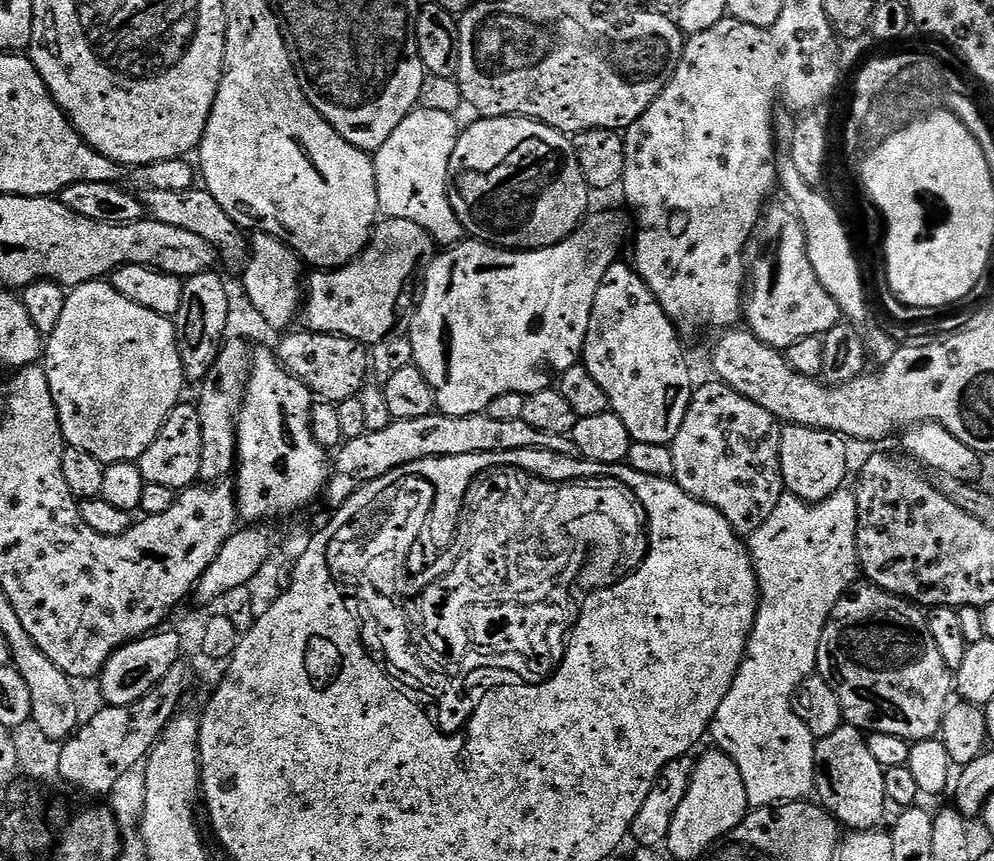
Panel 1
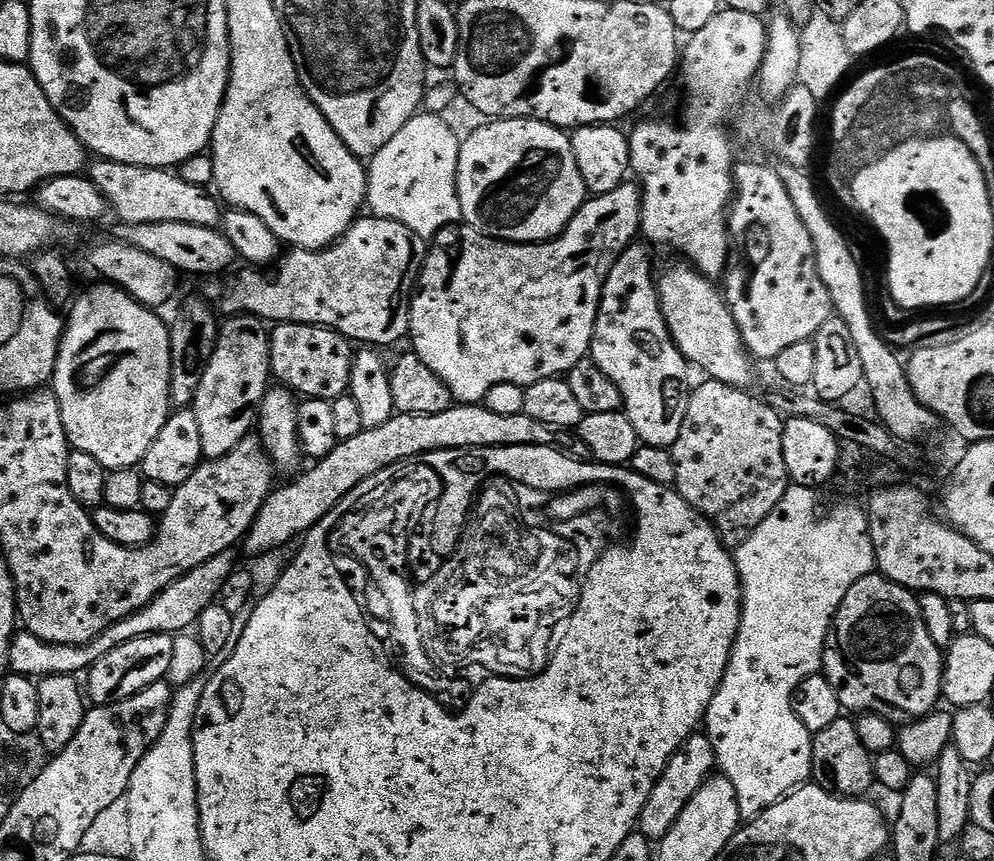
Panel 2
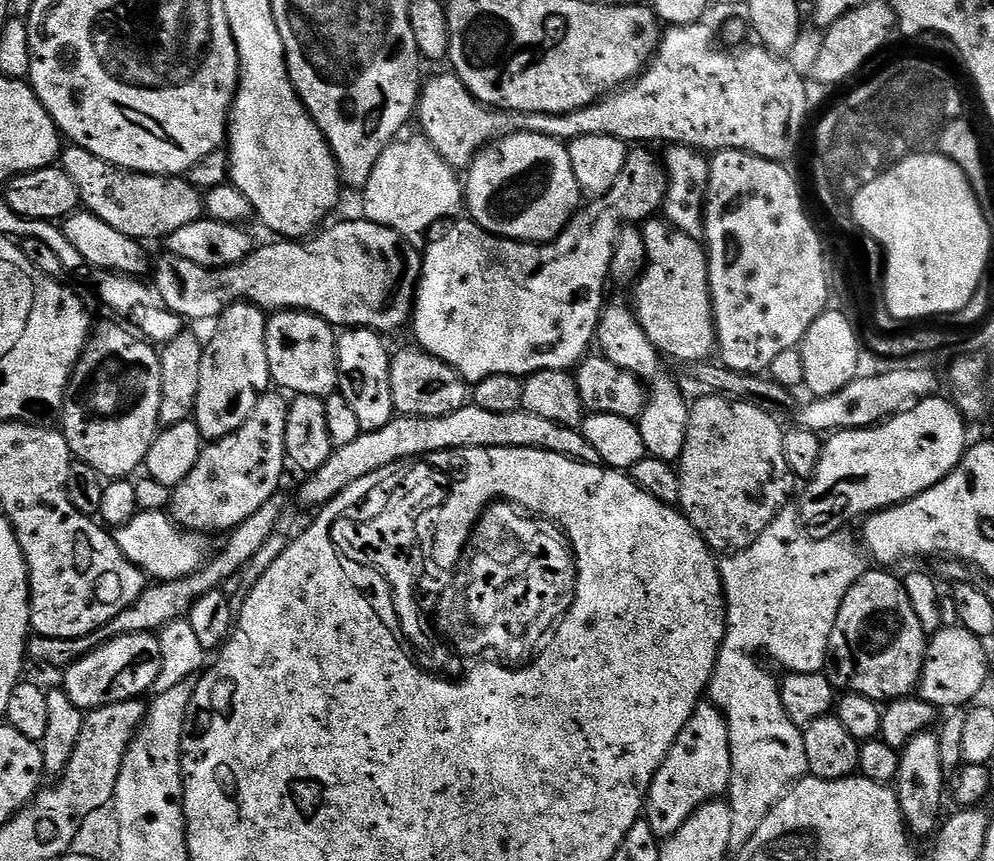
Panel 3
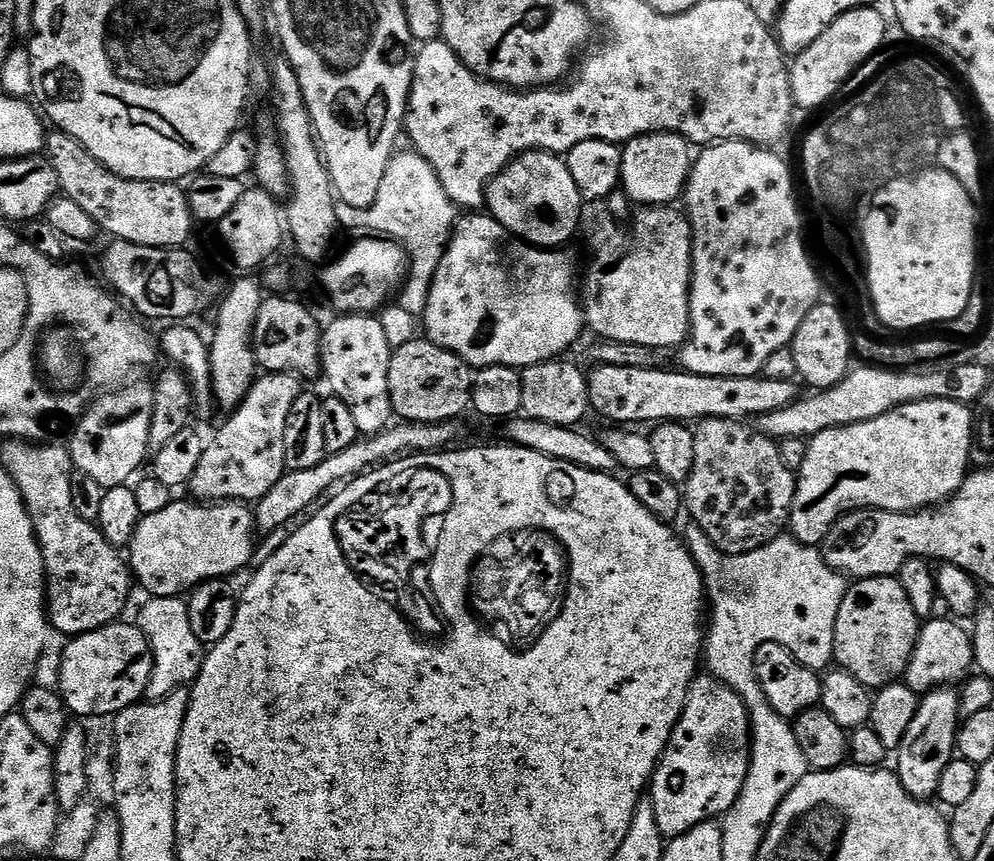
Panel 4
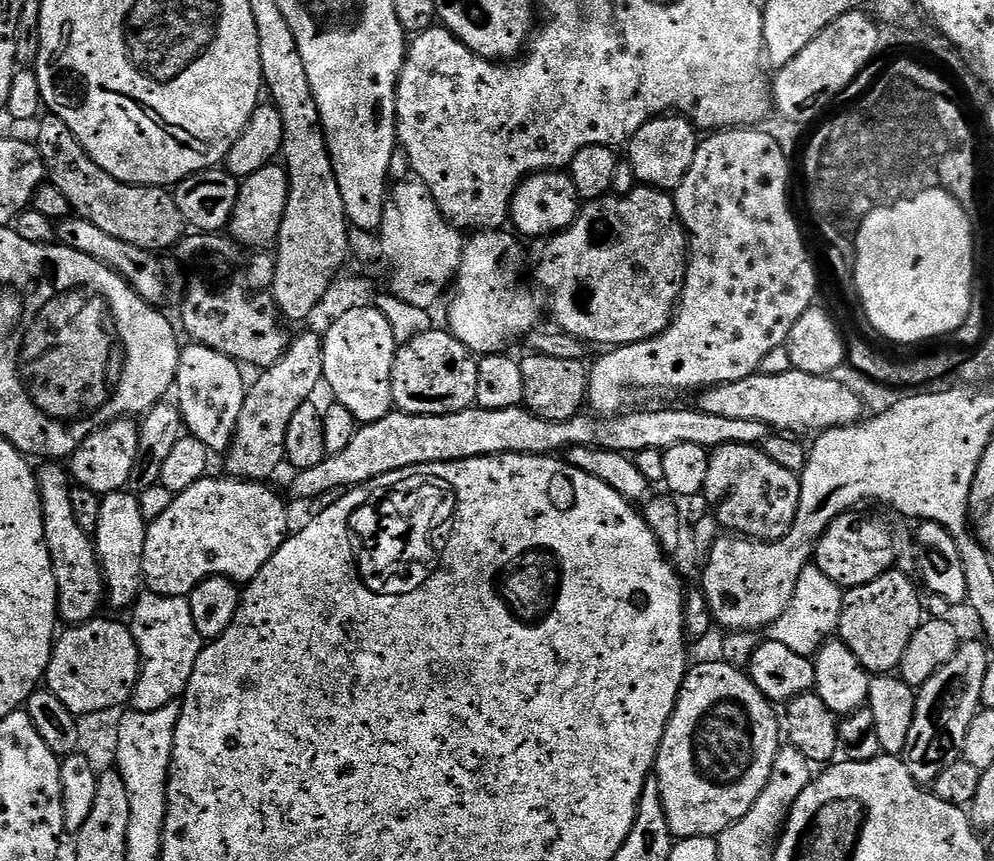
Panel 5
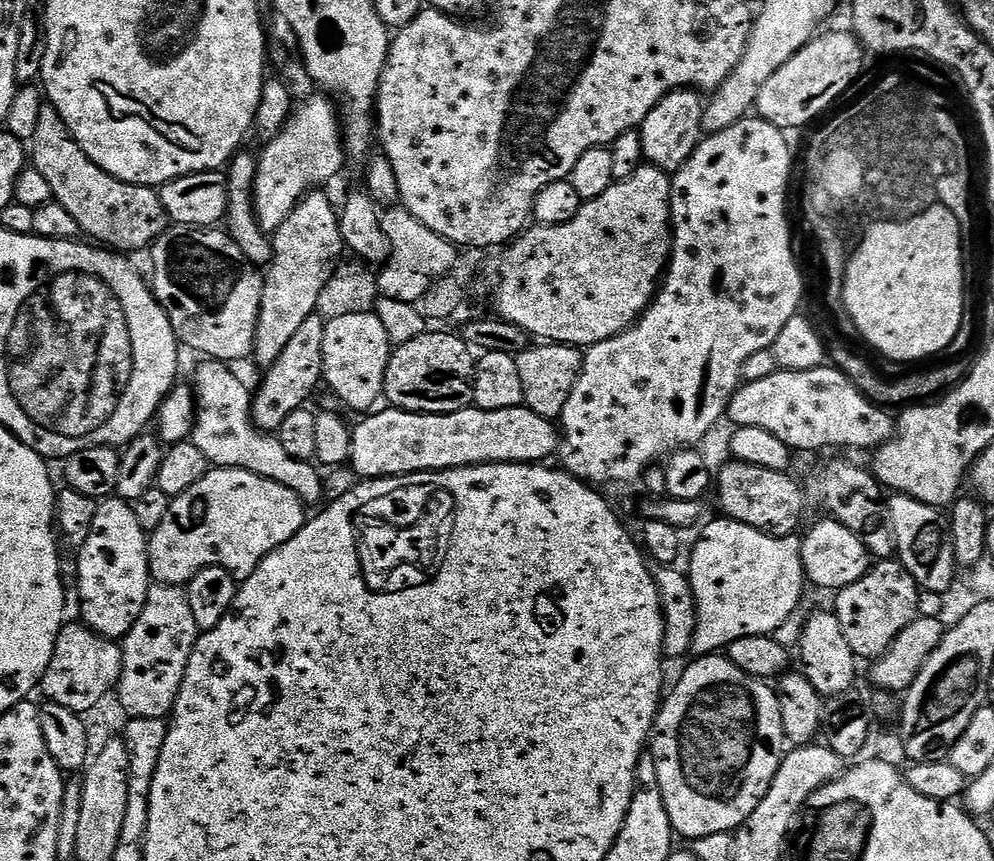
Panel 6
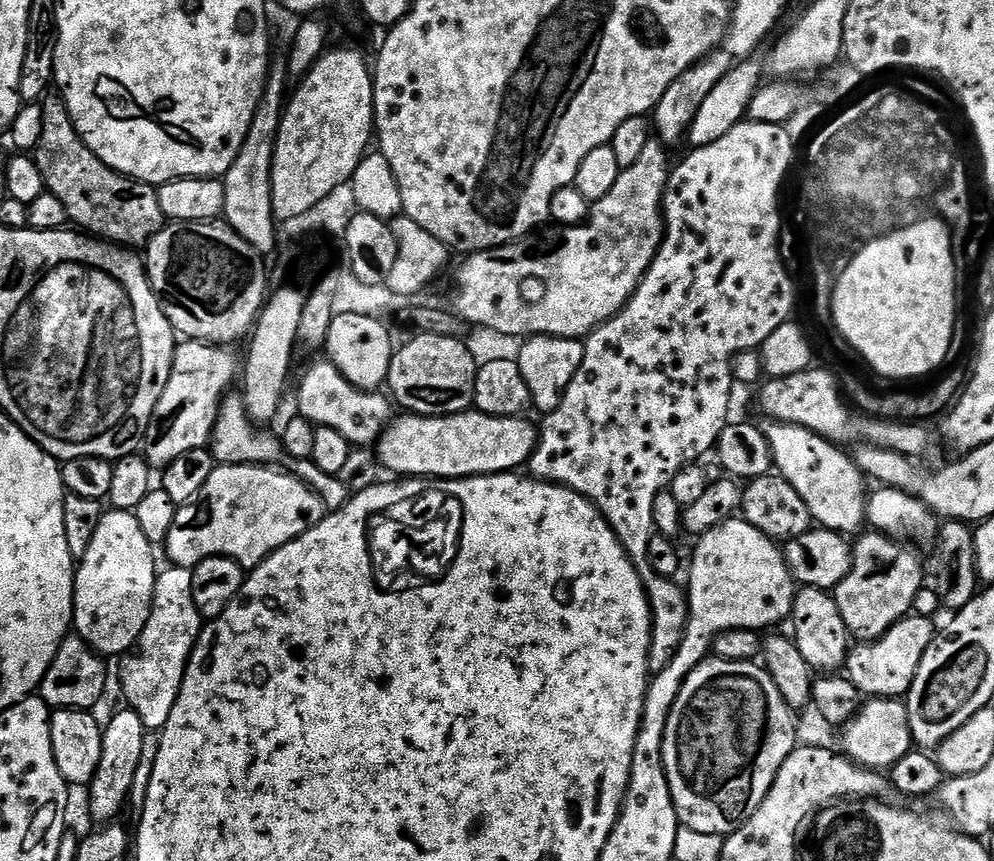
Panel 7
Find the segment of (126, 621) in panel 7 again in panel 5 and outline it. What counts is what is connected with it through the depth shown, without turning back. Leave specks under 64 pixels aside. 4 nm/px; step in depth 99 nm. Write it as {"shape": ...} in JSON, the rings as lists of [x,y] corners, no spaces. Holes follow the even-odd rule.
{"shape":[[[127,490],[107,493],[101,499],[98,526],[94,533],[96,557],[104,573],[106,600],[116,608],[131,609],[142,592],[144,584],[144,551],[149,521],[142,518],[139,499]]]}

